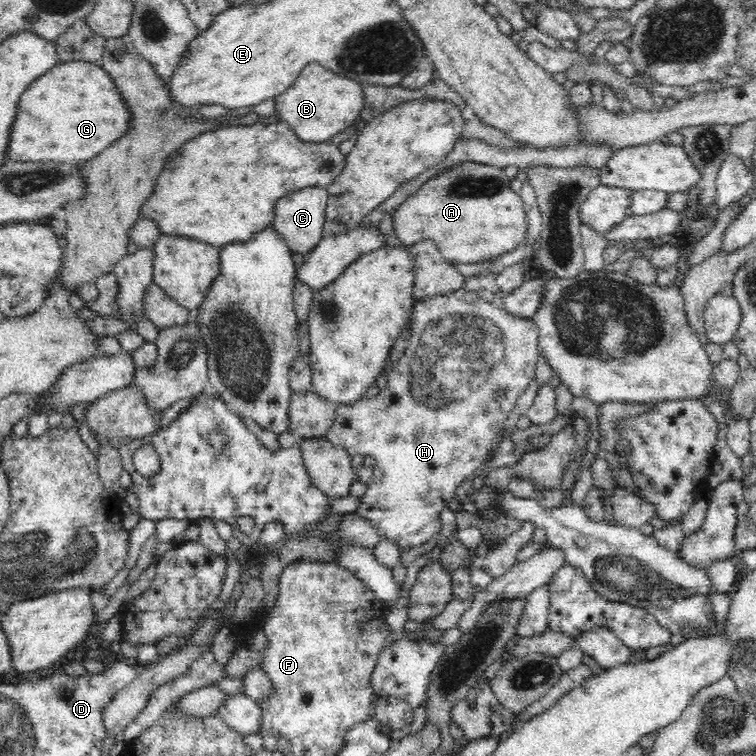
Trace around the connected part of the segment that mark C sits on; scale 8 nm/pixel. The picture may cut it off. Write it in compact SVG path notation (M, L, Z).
M322 186L300 188L294 194L282 196L280 202L274 206L273 229L279 233L282 240L292 252L298 252L306 257L314 246L324 237L324 222L326 222L326 206L328 206L328 192Z

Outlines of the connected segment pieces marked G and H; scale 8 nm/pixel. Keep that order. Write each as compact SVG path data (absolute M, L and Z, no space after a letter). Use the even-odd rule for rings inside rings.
M62 62L36 78L20 96L7 158L16 162L82 163L122 138L130 128L130 107L100 64Z
M462 287L448 294L426 297L422 298L422 300L416 299L409 321L410 333L412 333L410 344L405 350L404 356L399 358L398 362L395 362L390 368L386 388L382 389L374 398L364 398L351 406L338 405L334 425L326 436L333 446L344 450L351 457L361 455L363 457L371 456L375 459L376 463L373 466L372 478L367 484L364 496L360 497L355 514L366 519L384 539L397 544L400 549L422 546L428 540L432 540L434 534L441 532L440 512L450 504L450 500L454 498L454 494L459 488L458 486L468 476L484 468L484 461L488 458L496 437L502 434L504 422L508 420L508 417L516 408L516 402L535 378L534 370L536 370L536 362L538 362L540 356L538 342L540 331L538 331L538 325L532 321L532 318L512 315L497 302L485 301L480 297L479 293L479 291L472 292L466 287Z

